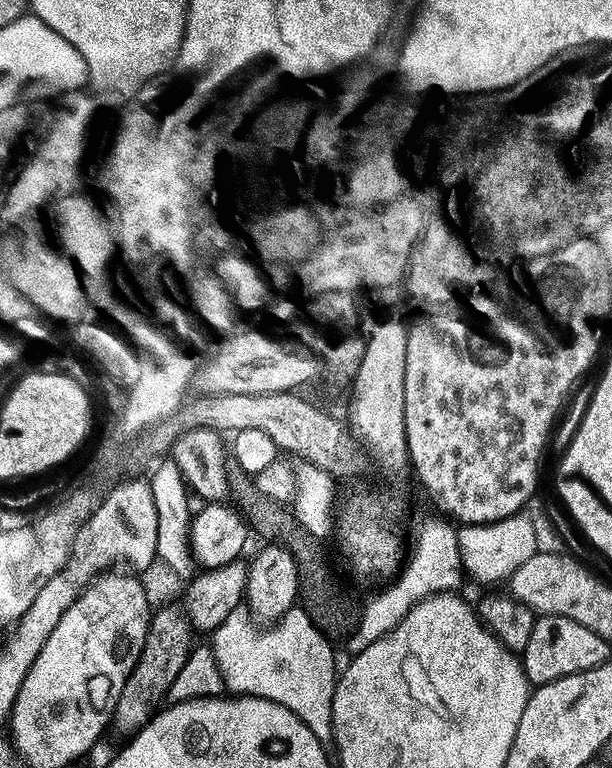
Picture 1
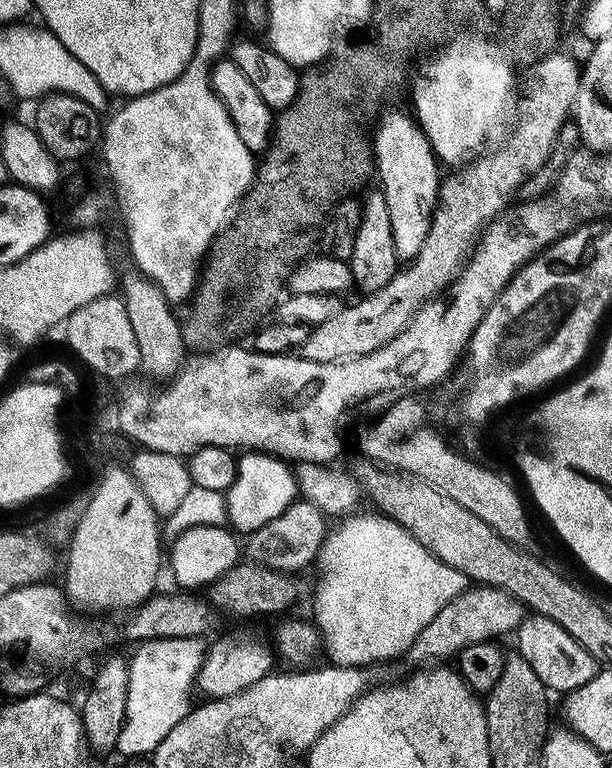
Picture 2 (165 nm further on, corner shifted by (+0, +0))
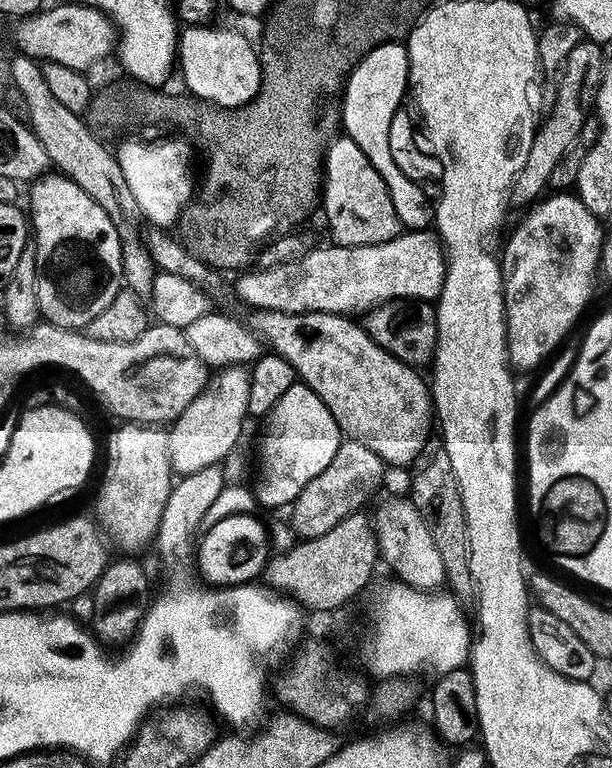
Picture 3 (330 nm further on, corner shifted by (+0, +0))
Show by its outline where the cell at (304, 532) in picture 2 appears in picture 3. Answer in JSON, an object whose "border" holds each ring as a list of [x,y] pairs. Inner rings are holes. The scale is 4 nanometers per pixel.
{"border":[[[351,439],[341,441],[330,465],[300,491],[298,498],[291,505],[292,528],[297,532],[297,537],[309,540],[326,534],[326,530],[338,526],[342,518],[359,511],[364,506],[362,504],[379,486],[384,470],[385,462],[370,448]]]}

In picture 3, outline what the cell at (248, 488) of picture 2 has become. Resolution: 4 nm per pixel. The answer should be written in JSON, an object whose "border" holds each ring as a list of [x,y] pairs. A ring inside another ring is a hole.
{"border":[[[303,382],[290,386],[290,390],[278,398],[266,423],[260,440],[260,477],[254,483],[256,502],[261,509],[291,505],[300,491],[330,465],[342,441],[334,415],[322,398]]]}

